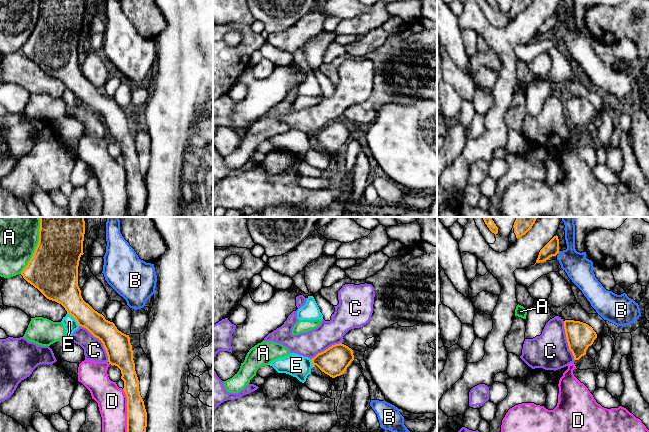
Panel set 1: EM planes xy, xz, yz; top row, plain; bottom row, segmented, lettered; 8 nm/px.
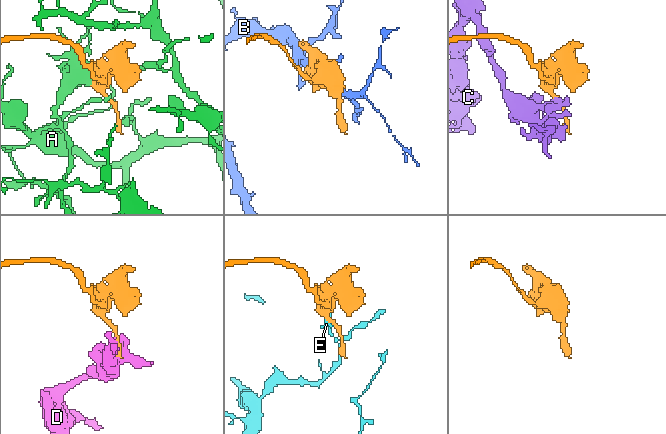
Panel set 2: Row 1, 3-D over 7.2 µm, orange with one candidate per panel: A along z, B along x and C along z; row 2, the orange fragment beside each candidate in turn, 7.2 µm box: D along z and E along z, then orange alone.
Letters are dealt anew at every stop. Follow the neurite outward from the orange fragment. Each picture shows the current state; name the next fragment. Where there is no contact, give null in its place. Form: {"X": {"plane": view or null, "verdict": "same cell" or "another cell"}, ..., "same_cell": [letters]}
{"A": {"plane": "xy", "verdict": "another cell"}, "B": {"plane": "yz", "verdict": "another cell"}, "C": {"plane": "xy", "verdict": "another cell"}, "D": {"plane": "xy", "verdict": "another cell"}, "E": {"plane": "xy", "verdict": "another cell"}, "same_cell": []}

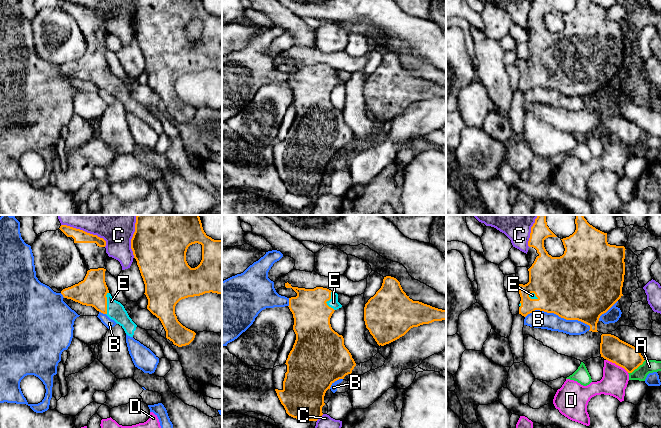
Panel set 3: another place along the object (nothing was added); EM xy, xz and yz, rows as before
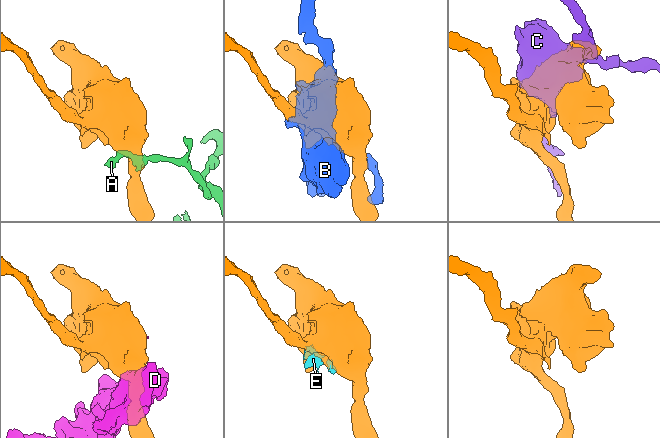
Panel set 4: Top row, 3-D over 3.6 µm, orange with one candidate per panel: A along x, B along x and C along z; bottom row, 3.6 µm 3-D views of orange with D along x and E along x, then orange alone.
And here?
{"A": {"plane": "yz", "verdict": "another cell"}, "B": {"plane": "yz", "verdict": "another cell"}, "C": {"plane": "xy", "verdict": "another cell"}, "D": {"plane": "yz", "verdict": "another cell"}, "E": {"plane": "xy", "verdict": "same cell"}, "same_cell": ["E"]}

